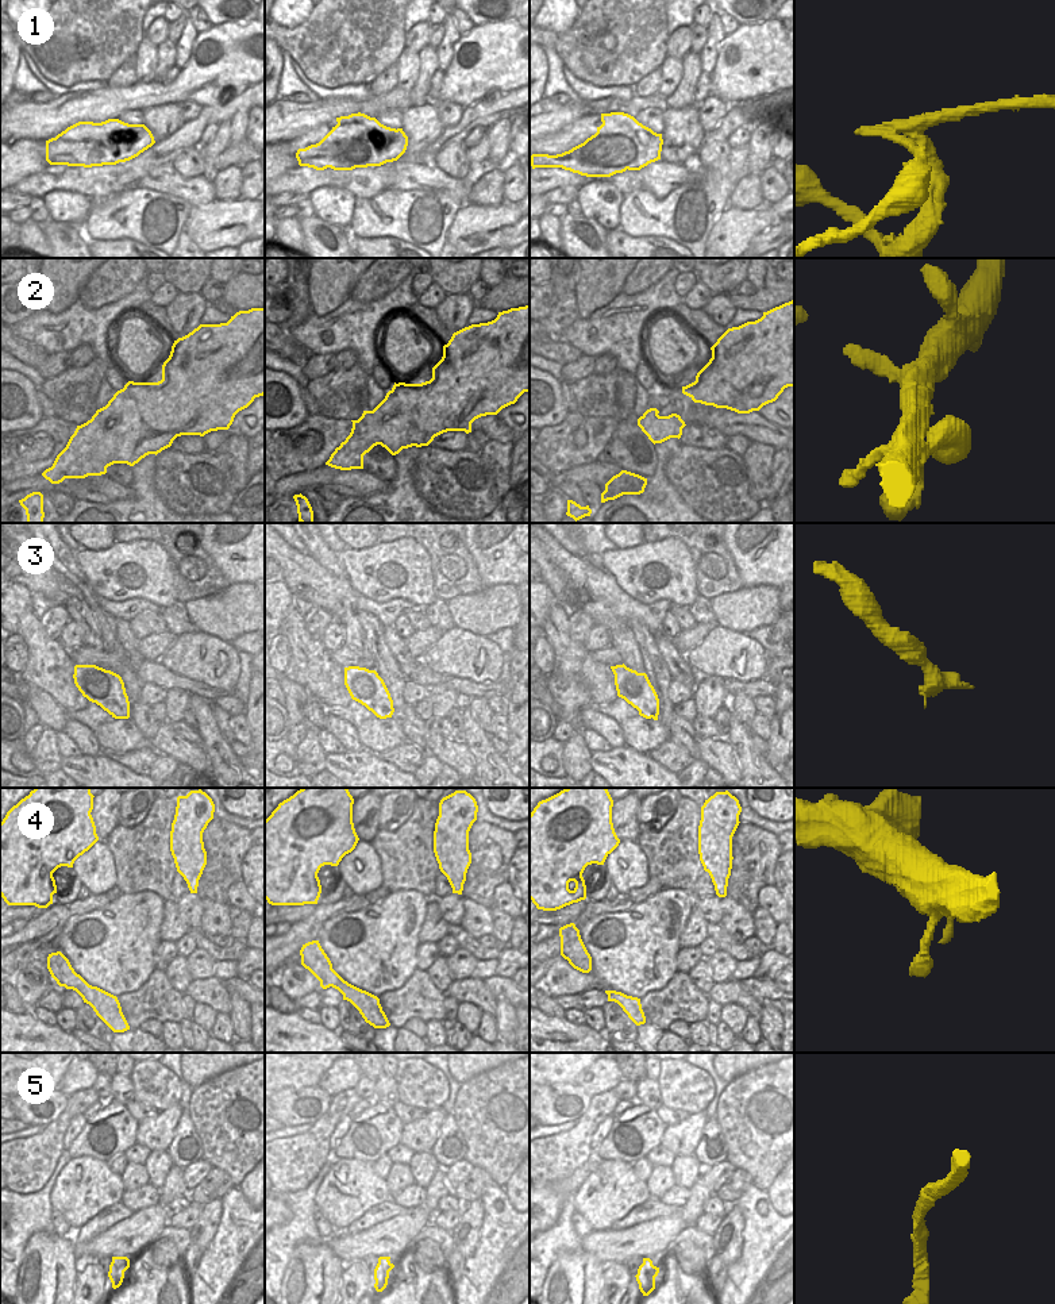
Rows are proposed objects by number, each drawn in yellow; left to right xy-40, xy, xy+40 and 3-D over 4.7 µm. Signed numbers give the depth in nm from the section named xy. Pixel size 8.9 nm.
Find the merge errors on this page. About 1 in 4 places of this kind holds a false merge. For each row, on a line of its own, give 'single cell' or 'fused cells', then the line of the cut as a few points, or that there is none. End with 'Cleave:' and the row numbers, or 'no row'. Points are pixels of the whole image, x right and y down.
1: fused cells | xy (370, 118), (365, 126), (376, 137), (362, 166)
2: single cell | no cut
3: single cell | no cut
4: single cell | no cut
5: single cell | no cut
Cleave: 1

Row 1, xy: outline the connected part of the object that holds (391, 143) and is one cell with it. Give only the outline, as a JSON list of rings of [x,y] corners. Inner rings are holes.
[[[376,118],[365,122],[367,131],[376,132],[377,138],[369,138],[371,154],[363,158],[363,168],[381,166],[397,161],[407,150],[408,136],[403,128],[390,128],[381,124]]]

